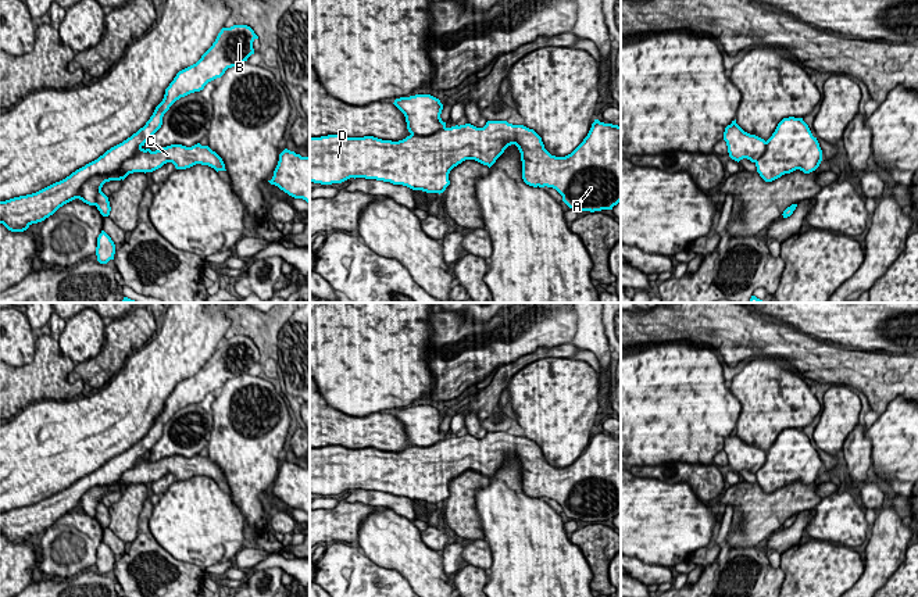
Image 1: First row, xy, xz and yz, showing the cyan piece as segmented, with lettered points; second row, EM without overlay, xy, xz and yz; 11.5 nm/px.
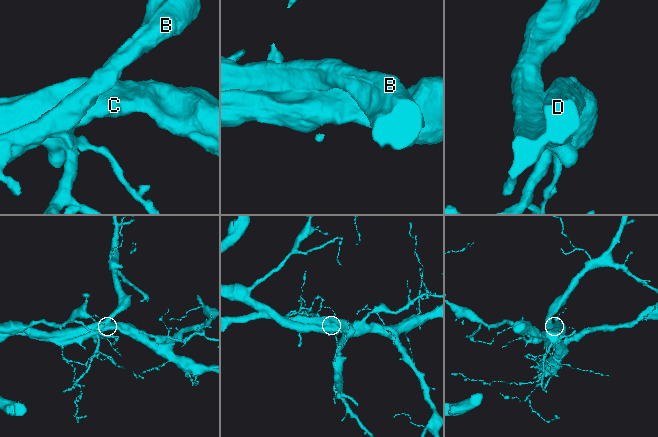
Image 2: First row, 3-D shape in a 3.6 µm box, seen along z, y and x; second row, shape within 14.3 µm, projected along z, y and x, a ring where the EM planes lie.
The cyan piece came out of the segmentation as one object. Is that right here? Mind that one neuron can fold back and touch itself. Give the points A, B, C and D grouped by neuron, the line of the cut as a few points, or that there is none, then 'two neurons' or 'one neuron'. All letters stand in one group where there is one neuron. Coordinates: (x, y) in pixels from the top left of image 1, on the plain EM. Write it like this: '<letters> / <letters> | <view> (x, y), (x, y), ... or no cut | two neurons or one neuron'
A C D / B | xy (142, 460), (115, 482), (92, 486), (77, 508) | two neurons

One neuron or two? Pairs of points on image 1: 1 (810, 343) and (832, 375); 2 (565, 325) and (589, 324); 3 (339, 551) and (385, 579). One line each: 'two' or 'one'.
1: one
2: two
3: one

